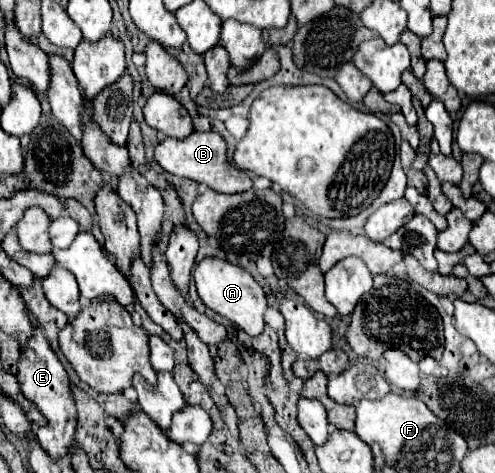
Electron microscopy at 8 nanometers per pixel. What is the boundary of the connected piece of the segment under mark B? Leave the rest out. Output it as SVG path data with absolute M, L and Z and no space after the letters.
M193 132L185 140L165 138L155 148L155 160L161 164L161 168L165 172L195 180L195 182L205 184L211 190L217 190L217 192L223 192L223 194L239 194L239 192L247 192L247 190L253 188L253 182L247 176L247 172L229 164L227 144L217 132Z

